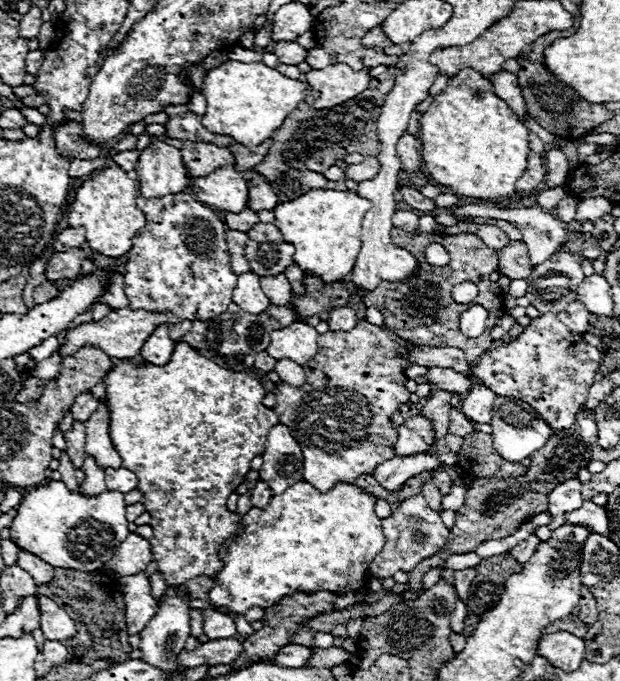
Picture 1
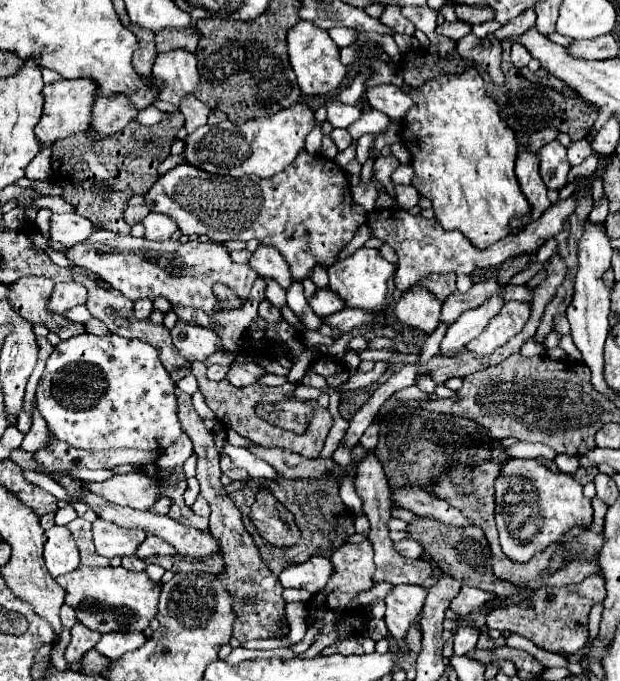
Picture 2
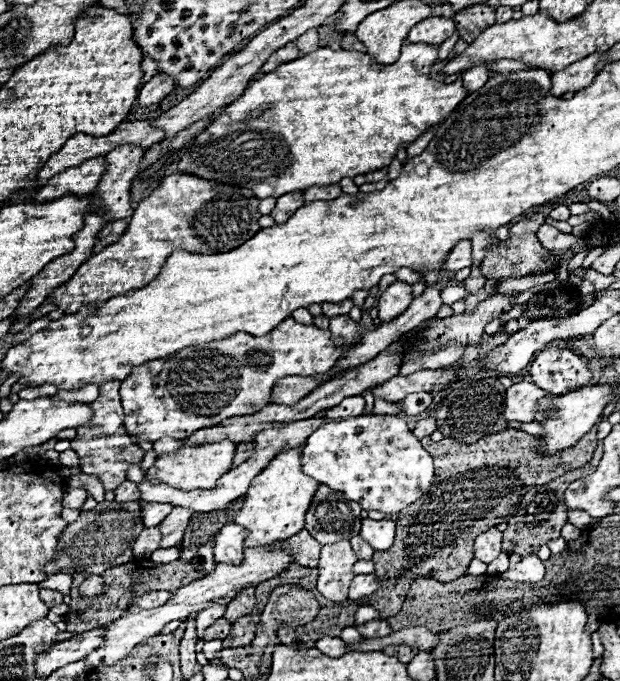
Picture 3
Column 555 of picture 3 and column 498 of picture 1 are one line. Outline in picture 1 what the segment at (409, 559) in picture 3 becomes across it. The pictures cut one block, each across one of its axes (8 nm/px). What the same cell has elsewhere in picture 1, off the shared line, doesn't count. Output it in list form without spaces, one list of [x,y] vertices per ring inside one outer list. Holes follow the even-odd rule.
[[[480,430],[470,432],[464,436],[464,444],[458,450],[458,466],[460,472],[468,478],[514,478],[522,476],[526,468],[522,464],[506,462],[498,456],[496,448],[492,446],[492,436]]]

